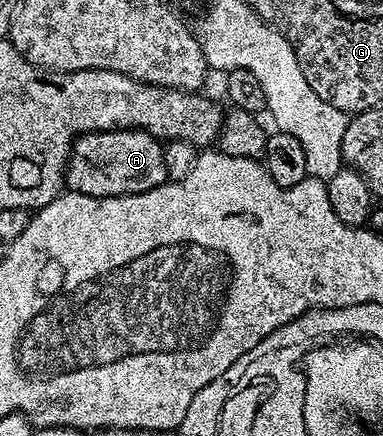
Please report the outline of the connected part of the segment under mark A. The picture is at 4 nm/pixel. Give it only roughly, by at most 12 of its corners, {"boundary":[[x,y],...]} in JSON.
{"boundary":[[144,129],[82,133],[66,188],[124,197],[167,181]]}

